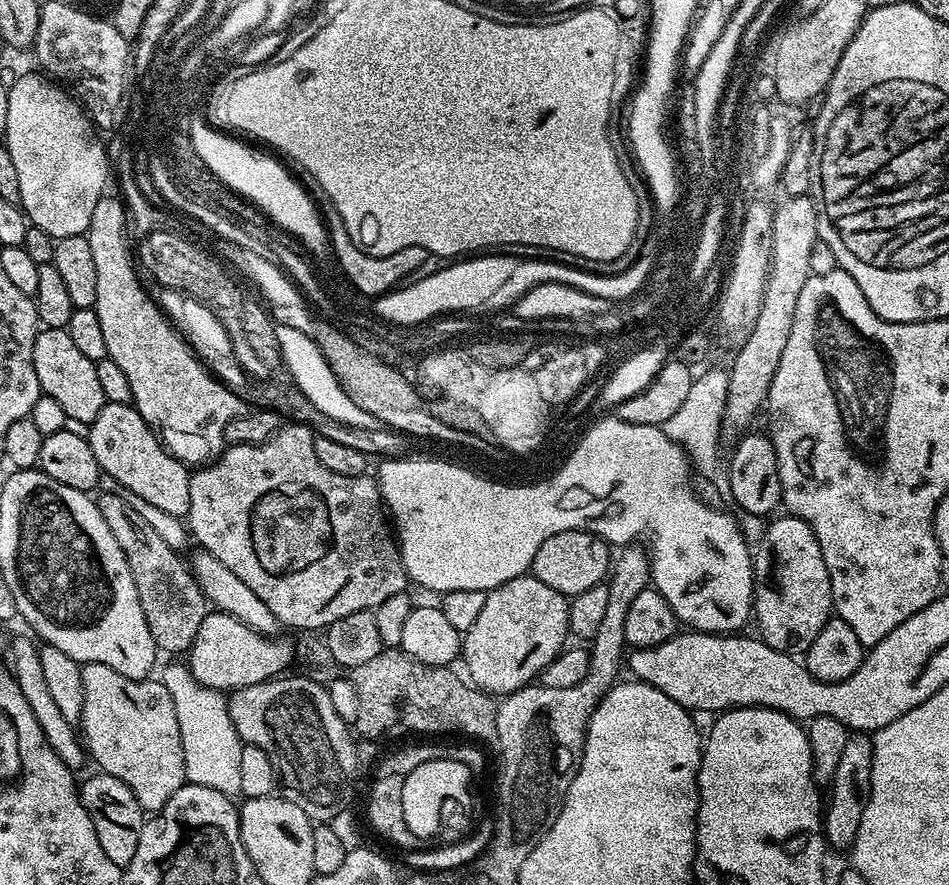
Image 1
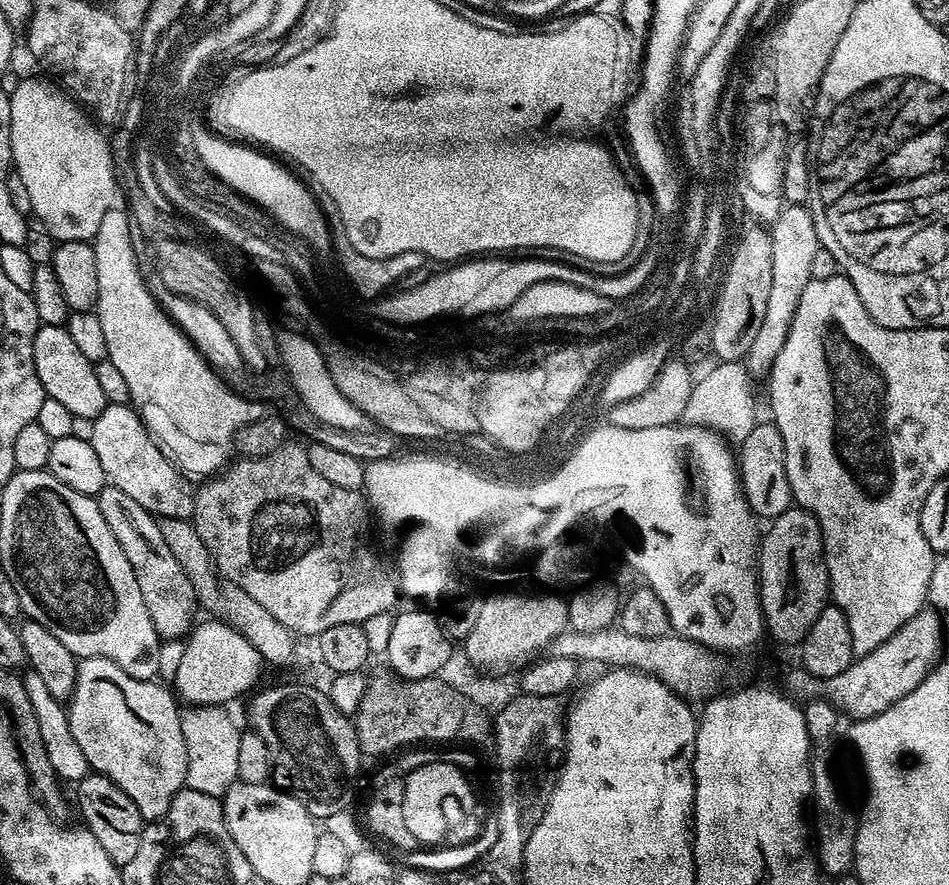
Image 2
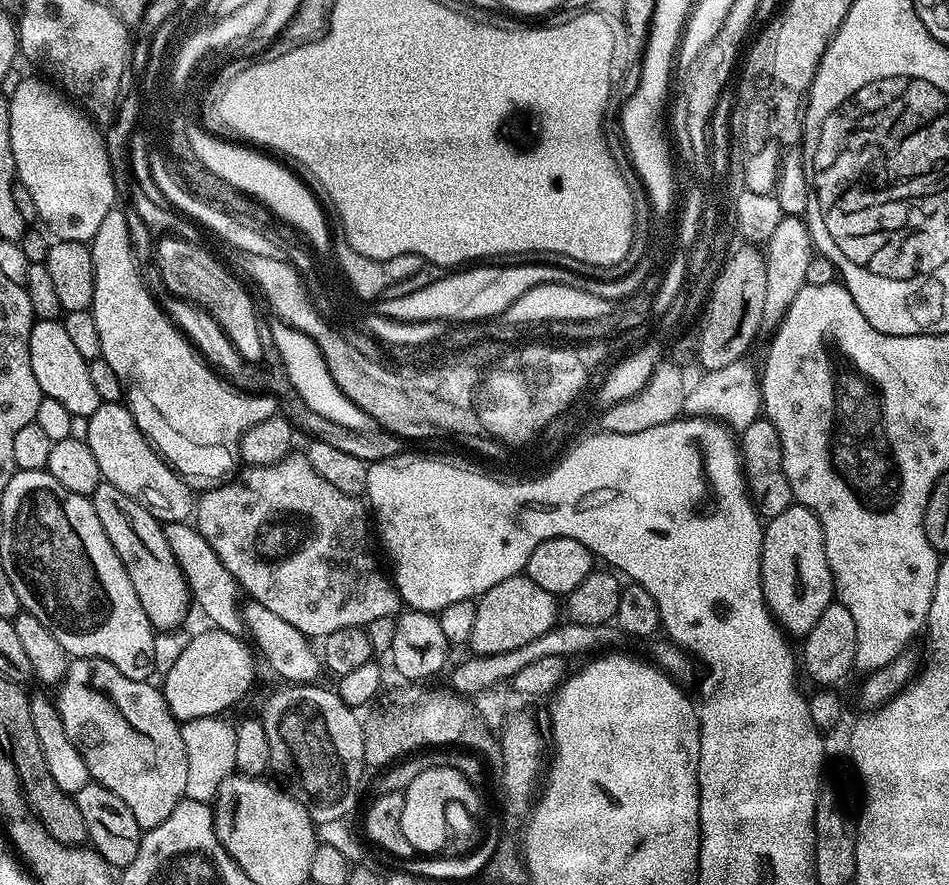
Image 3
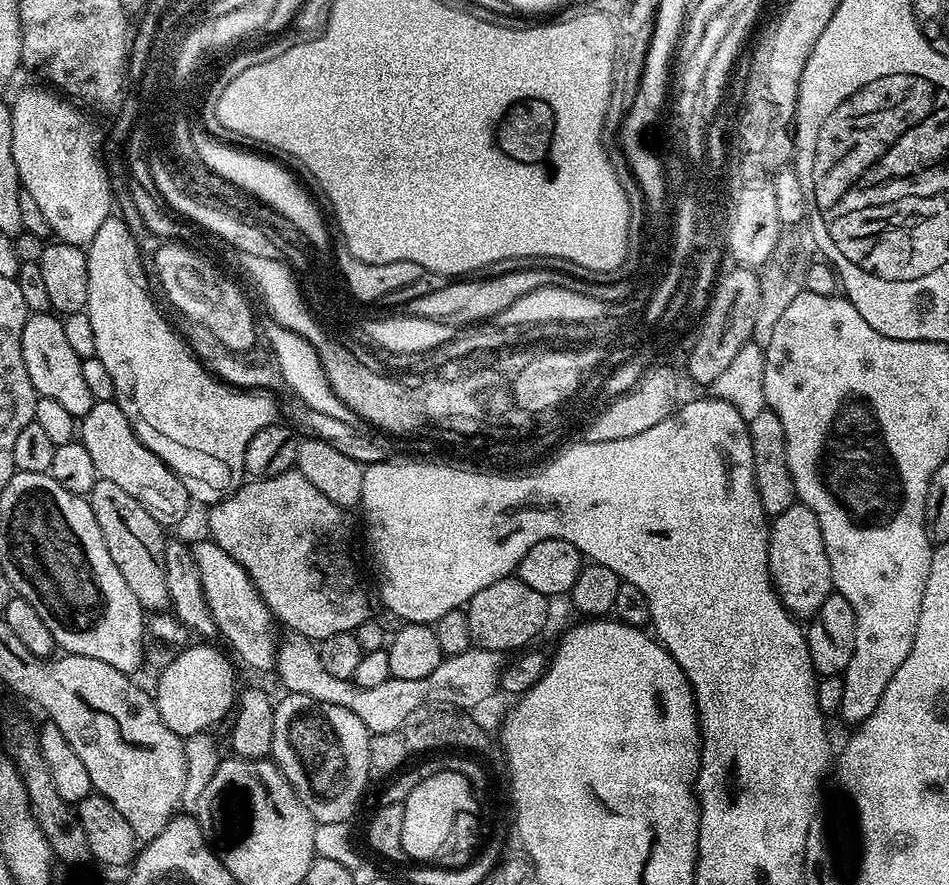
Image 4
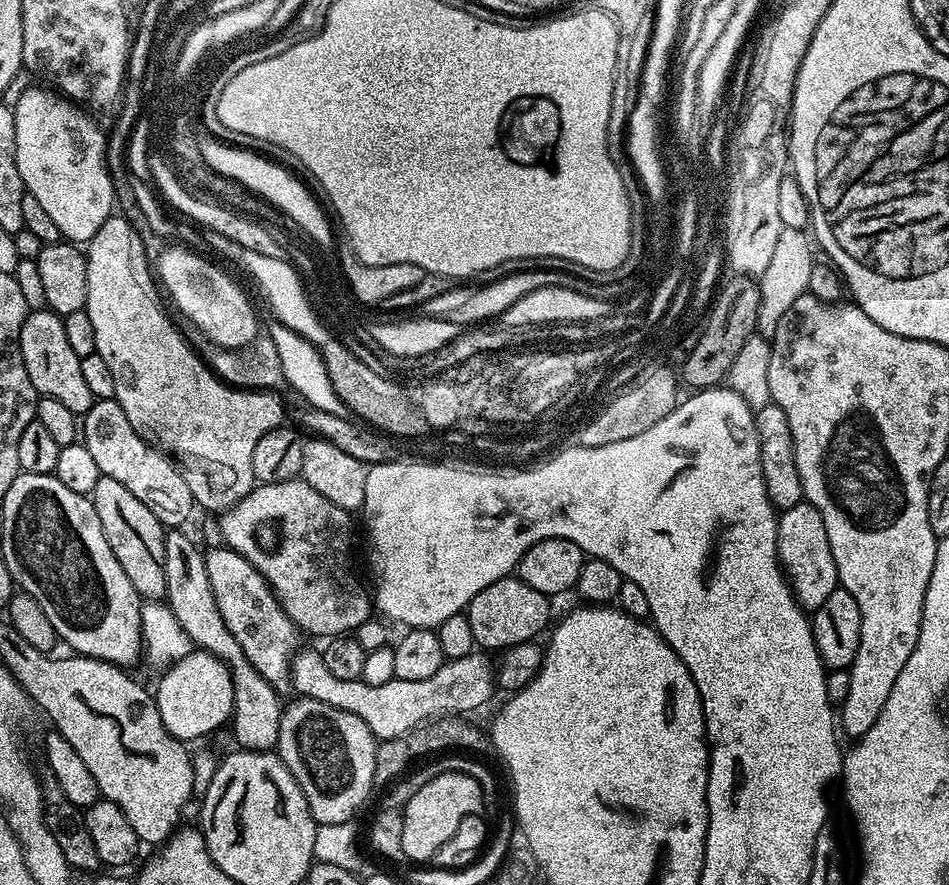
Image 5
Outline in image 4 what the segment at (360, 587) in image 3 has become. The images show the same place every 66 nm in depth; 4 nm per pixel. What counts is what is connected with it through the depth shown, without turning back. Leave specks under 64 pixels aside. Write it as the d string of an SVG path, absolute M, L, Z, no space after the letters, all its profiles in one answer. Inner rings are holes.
M289 470L277 476L249 479L241 484L235 492L227 493L223 498L217 500L220 501L208 512L207 535L215 544L222 546L222 550L226 550L226 554L230 554L230 558L234 558L234 562L238 562L238 566L242 566L242 570L246 570L246 574L252 579L256 589L260 591L260 597L264 599L265 606L279 623L281 620L285 624L285 629L298 635L304 635L313 642L319 642L330 638L330 634L351 632L359 624L369 620L368 592L364 589L359 574L356 573L355 562L352 561L352 528L348 525L349 513L345 509L339 508L334 502L330 502L330 498L326 498L326 494L322 494L322 490L310 486L310 482L306 482L306 478L300 471Z

